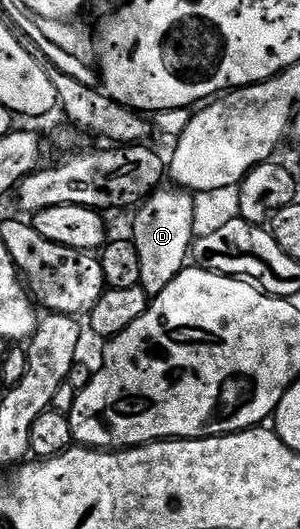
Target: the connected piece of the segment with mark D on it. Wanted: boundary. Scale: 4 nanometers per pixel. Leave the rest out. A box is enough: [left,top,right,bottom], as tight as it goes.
[130,186,195,297]

